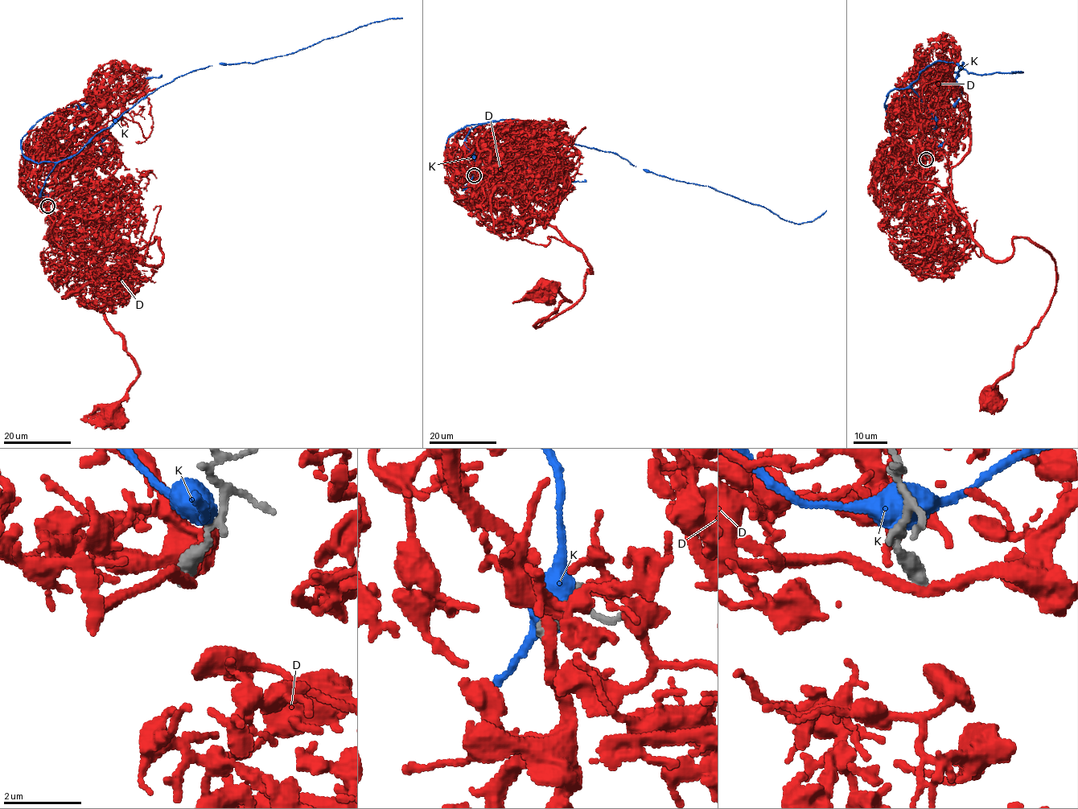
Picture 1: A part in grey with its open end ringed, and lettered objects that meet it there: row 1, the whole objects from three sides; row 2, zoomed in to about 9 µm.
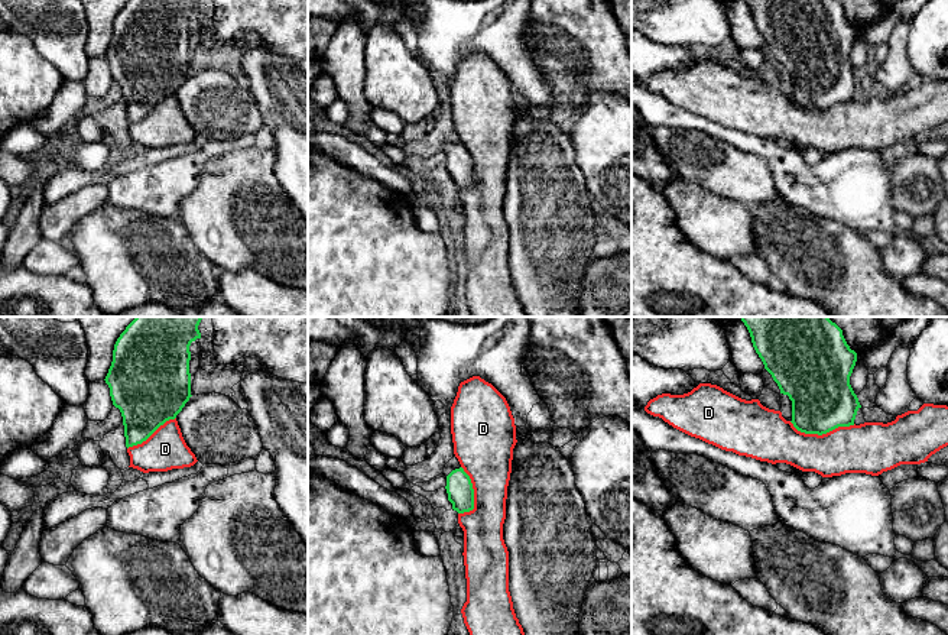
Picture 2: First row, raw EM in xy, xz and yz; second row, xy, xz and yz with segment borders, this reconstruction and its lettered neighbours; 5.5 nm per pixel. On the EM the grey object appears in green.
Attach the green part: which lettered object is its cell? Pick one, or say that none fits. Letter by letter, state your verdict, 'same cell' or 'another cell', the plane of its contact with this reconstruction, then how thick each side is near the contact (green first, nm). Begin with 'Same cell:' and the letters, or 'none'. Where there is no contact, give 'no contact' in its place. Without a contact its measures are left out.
Same cell: none
D: another cell; meets green in yz; 360 nm thick on the green side, 280 nm on the other
K: another cell; no contact

